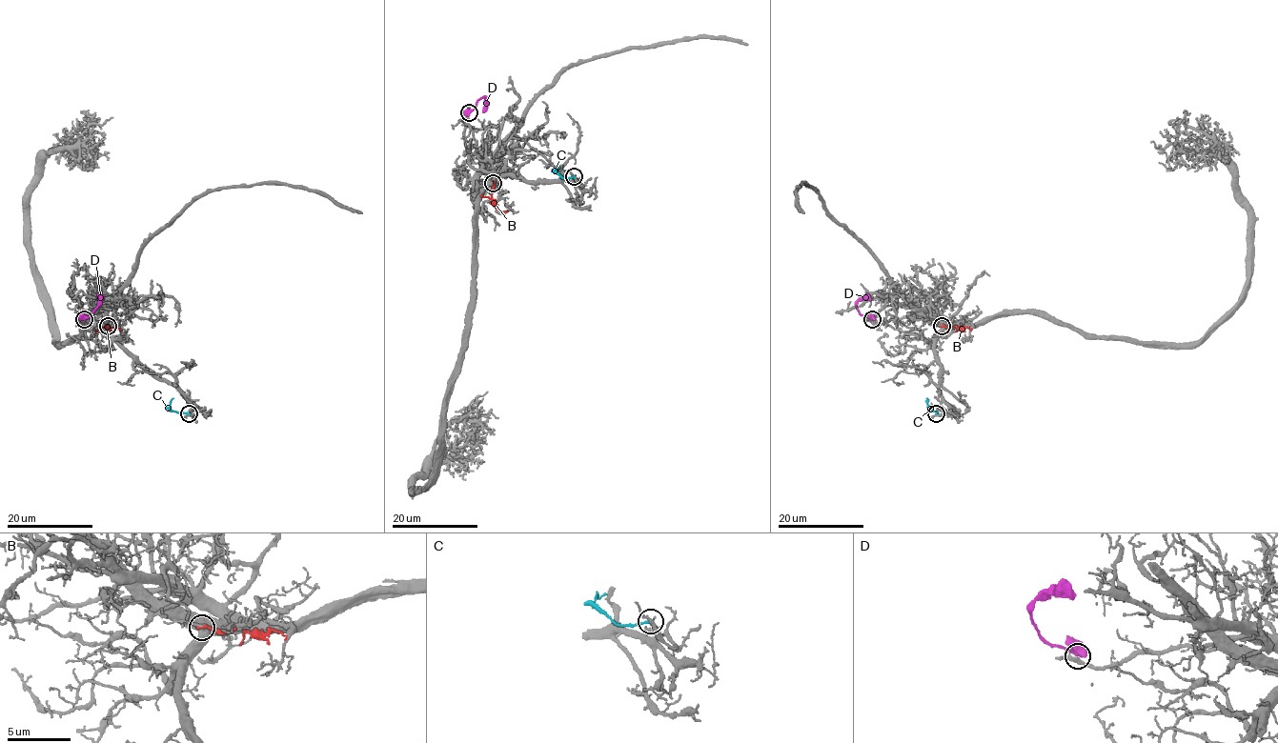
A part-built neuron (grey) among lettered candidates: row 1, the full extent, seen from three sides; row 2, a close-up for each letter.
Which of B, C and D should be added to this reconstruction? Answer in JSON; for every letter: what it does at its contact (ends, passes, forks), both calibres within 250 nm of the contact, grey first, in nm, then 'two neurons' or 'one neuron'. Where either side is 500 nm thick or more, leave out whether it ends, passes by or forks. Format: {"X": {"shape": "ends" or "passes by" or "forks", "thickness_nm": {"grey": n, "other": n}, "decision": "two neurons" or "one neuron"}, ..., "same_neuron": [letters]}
{"B": {"shape": "ends", "thickness_nm": {"grey": 190, "other": 180}, "decision": "two neurons"}, "C": {"shape": "ends", "thickness_nm": {"grey": 240, "other": 190}, "decision": "two neurons"}, "D": {"shape": "passes by", "thickness_nm": {"grey": 280, "other": 160}, "decision": "two neurons"}, "same_neuron": []}

